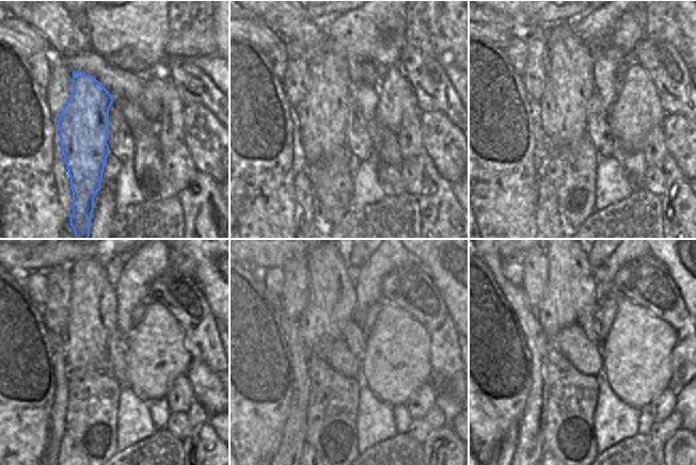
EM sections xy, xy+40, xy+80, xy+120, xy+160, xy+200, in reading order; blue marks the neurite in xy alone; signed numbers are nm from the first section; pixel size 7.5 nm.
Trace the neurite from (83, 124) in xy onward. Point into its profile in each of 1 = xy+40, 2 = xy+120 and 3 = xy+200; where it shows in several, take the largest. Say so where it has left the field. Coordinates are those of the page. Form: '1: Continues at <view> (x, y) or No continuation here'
1: Continues at xy+40 (321, 116)
2: Continues at xy+120 (93, 314)
3: Continues at xy+200 (570, 290).

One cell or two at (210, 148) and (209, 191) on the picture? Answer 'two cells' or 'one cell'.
two cells

